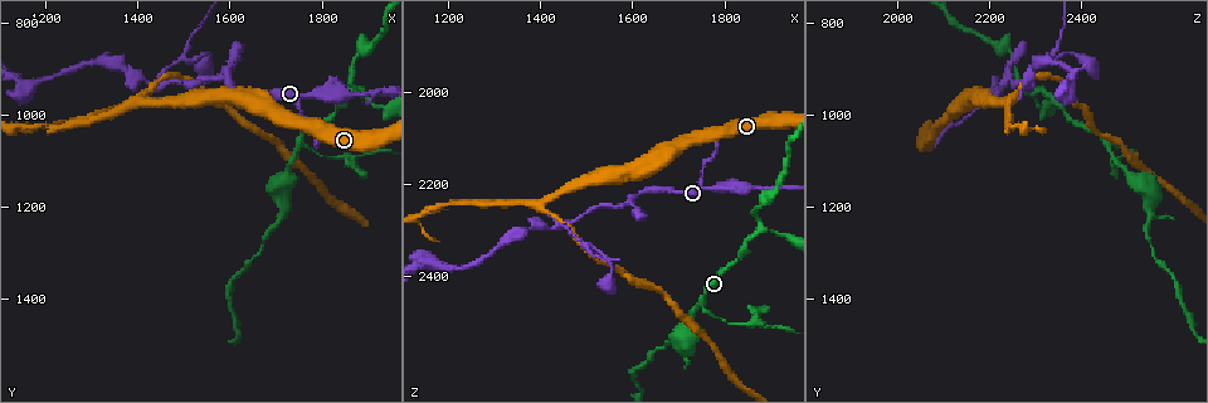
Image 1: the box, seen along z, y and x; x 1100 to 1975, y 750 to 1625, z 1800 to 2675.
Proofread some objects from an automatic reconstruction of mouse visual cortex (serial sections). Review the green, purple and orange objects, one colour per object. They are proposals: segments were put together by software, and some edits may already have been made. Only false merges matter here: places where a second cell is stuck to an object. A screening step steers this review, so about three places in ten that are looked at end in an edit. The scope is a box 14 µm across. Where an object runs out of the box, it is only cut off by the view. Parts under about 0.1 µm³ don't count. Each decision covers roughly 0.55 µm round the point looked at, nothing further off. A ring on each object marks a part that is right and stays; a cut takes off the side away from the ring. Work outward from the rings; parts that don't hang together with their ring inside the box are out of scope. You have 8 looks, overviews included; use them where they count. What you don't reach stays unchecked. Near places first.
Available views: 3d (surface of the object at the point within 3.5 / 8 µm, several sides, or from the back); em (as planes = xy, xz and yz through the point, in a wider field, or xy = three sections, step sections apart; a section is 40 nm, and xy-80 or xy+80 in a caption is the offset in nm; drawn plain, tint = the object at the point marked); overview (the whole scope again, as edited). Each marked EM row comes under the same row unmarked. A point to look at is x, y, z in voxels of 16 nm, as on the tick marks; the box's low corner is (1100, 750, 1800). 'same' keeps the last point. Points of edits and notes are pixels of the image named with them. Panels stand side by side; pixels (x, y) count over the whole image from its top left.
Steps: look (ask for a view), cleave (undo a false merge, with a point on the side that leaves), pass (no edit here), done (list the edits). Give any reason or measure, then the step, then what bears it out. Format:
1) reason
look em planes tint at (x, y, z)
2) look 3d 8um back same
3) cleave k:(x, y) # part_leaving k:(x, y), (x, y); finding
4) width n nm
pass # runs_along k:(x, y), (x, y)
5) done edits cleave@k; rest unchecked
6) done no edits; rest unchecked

arms part here
look 3d 3.5um at (1590, 925, 2245)

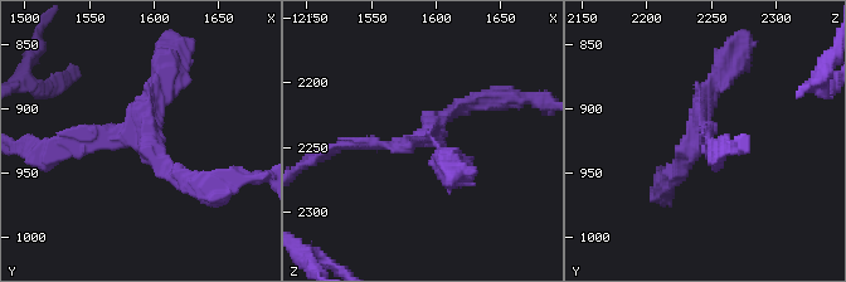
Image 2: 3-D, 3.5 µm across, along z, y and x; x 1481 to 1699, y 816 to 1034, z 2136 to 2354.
shape alone is not enough
look em xy step 2 tint at (1592, 926, 2238)

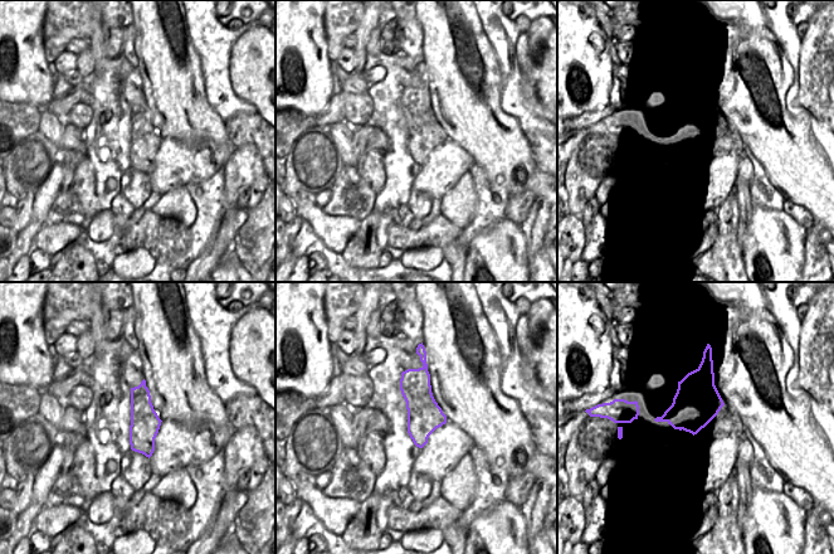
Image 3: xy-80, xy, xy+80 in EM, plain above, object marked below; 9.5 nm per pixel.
pass # runs_along 2:(485, 101), (408, 142), (346, 145); continuous, no second cell

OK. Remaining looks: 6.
branch point
look 3d 3.5um at (1435, 945, 2295)

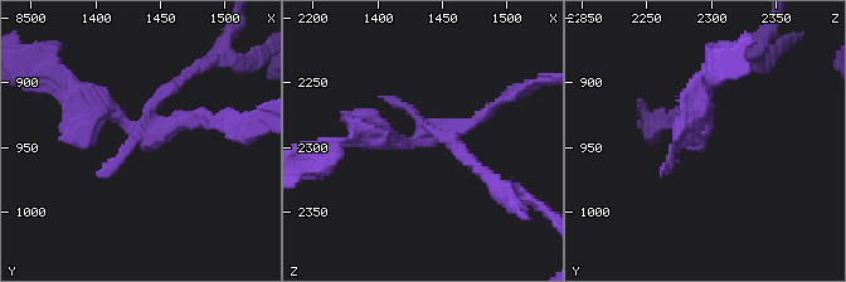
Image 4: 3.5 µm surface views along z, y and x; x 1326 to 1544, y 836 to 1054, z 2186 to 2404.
look em xy step 3 tint at (1440, 936, 2288)

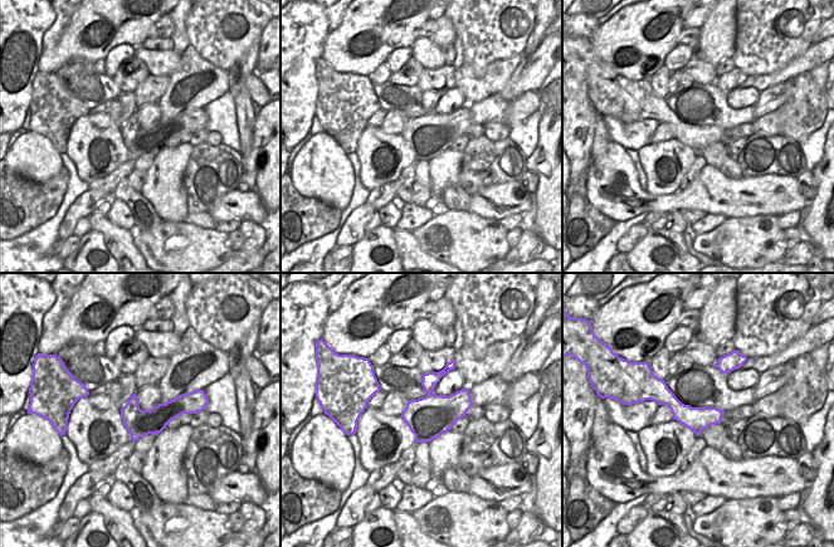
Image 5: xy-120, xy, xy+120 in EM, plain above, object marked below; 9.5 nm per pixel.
cleave 4:(456, 146) # part_leaving 4:(429, 130), (515, 194); two cells meet here

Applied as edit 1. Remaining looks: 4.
thick turns thin
look 3d 3.5um back at (1755, 1060, 2455)

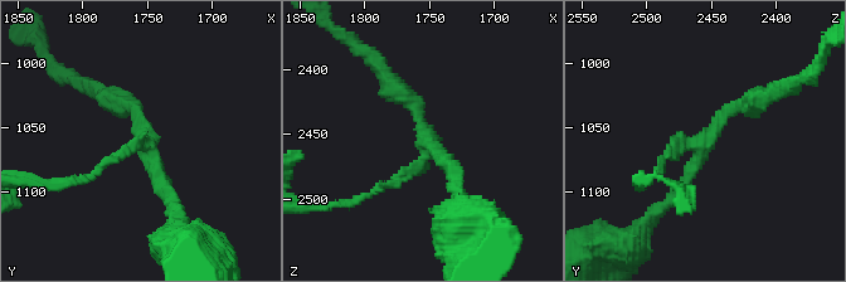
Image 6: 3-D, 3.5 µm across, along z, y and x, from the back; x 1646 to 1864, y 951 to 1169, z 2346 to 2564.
cleave 6:(395, 180) # a second cell is stuck on

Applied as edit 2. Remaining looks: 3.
done edits cleave@4, cleave@6; rest unchecked

